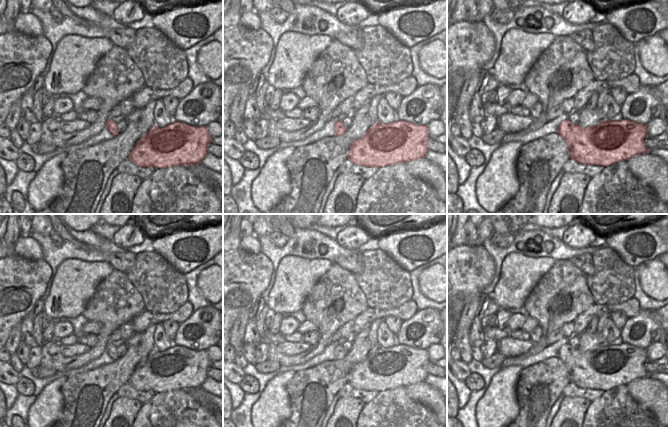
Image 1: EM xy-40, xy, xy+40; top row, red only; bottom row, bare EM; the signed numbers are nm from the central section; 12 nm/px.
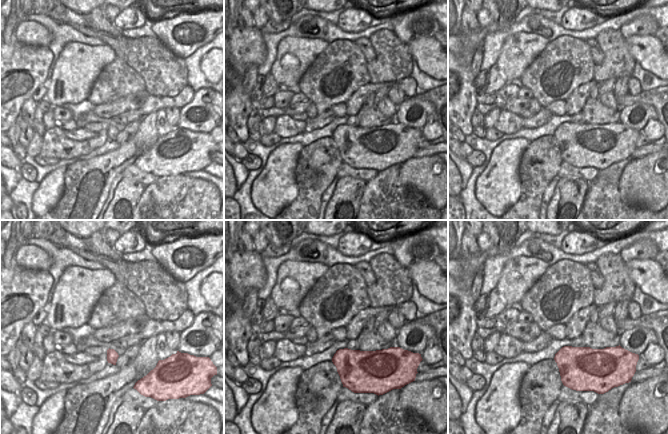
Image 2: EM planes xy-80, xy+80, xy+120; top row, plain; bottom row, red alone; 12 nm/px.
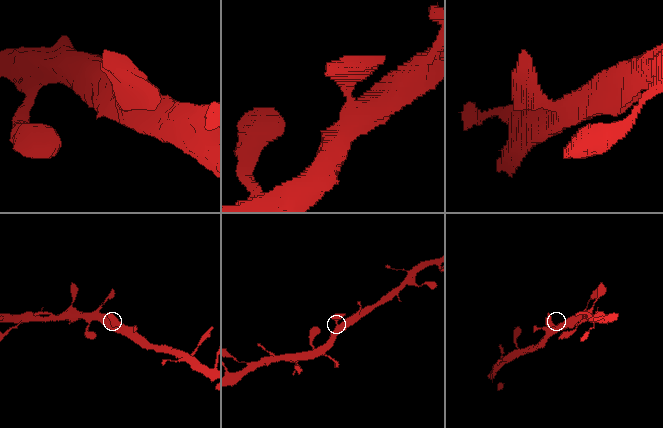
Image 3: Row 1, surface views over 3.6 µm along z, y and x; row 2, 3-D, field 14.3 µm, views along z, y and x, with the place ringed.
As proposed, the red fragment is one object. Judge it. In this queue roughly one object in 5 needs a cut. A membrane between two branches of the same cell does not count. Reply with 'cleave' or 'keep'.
keep

